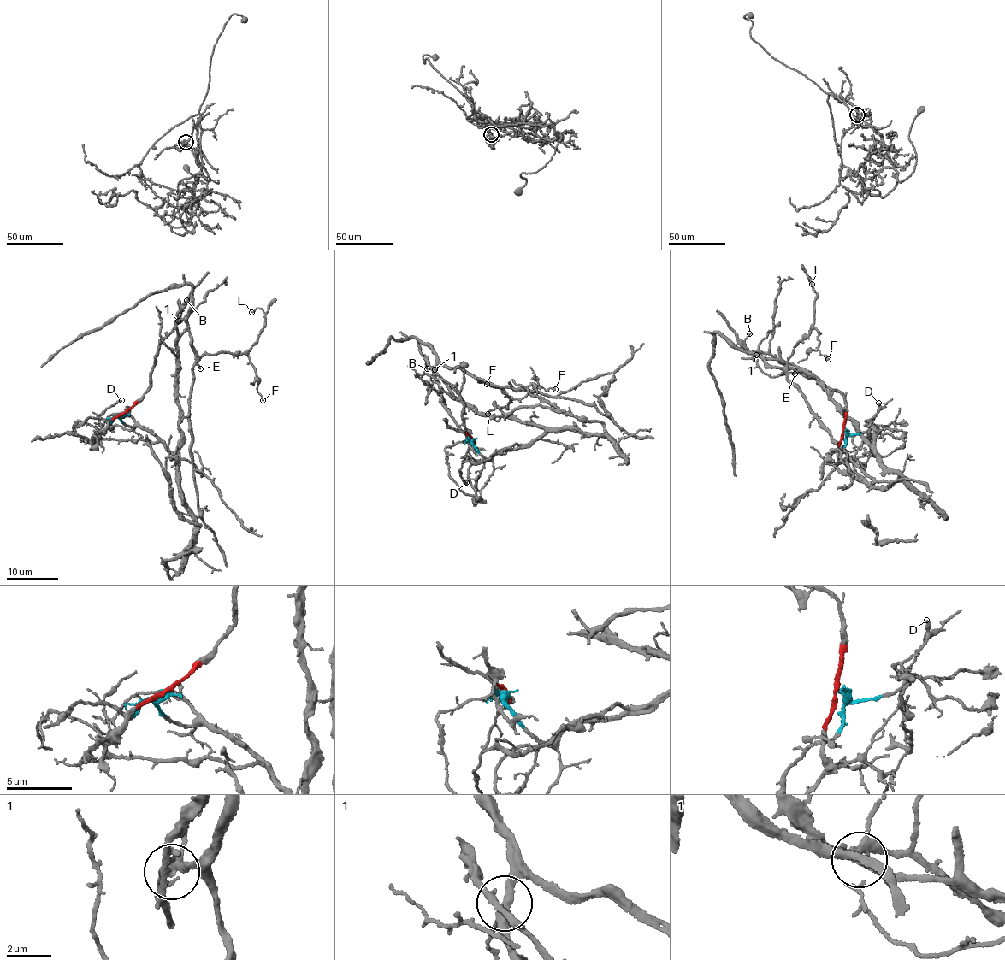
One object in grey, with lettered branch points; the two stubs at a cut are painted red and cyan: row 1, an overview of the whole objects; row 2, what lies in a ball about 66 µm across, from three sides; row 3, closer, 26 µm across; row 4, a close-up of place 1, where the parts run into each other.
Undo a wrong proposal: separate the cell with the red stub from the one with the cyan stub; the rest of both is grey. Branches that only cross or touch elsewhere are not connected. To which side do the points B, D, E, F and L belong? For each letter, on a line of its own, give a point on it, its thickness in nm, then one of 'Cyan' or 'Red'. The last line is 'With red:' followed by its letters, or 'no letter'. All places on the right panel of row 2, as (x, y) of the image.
B: Place: (749, 333). Thickness 120 nm. Cyan
D: Place: (878, 403). Thickness 300 nm. Red
E: Place: (795, 373). Thickness 110 nm. Red
F: Place: (828, 359). Thickness 120 nm. Red
L: Place: (812, 284). Thickness 100 nm. Red
With red: D, E, F, L

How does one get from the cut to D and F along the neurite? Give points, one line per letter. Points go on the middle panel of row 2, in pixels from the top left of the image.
D: (470, 438), (466, 430), (468, 450), (458, 469), (466, 482)
F: (470, 438), (472, 443), (442, 403), (437, 365), (456, 367), (512, 397), (522, 398), (540, 386), (555, 389)

